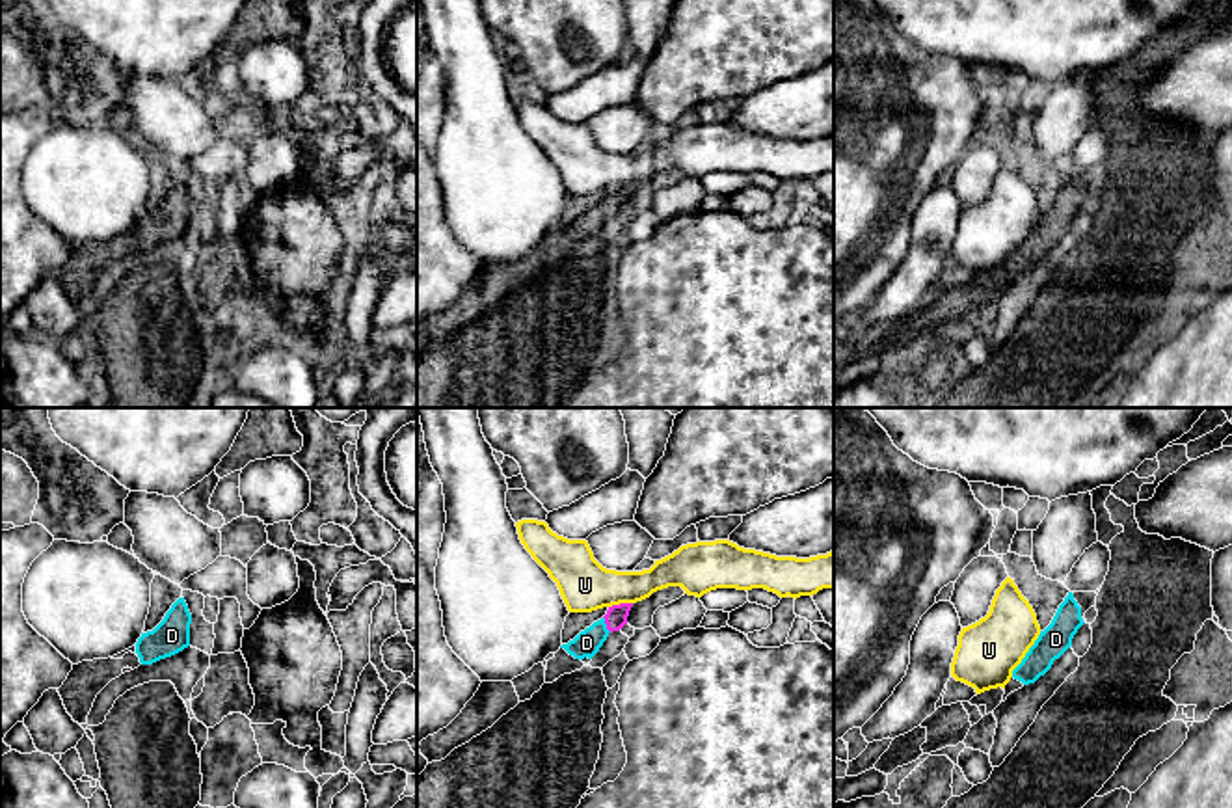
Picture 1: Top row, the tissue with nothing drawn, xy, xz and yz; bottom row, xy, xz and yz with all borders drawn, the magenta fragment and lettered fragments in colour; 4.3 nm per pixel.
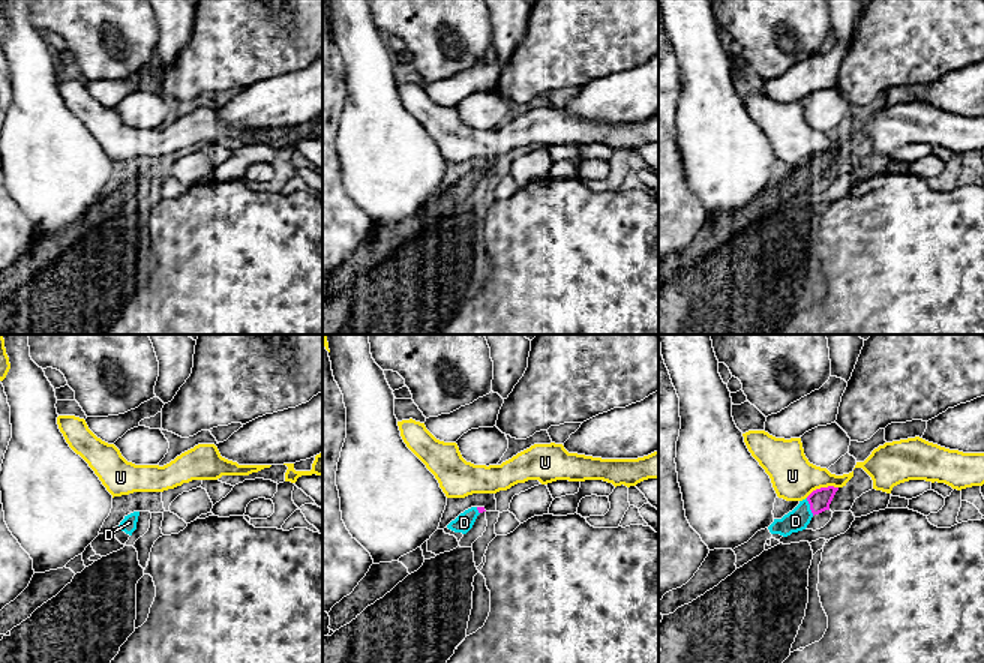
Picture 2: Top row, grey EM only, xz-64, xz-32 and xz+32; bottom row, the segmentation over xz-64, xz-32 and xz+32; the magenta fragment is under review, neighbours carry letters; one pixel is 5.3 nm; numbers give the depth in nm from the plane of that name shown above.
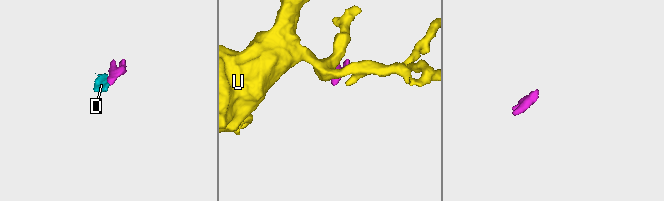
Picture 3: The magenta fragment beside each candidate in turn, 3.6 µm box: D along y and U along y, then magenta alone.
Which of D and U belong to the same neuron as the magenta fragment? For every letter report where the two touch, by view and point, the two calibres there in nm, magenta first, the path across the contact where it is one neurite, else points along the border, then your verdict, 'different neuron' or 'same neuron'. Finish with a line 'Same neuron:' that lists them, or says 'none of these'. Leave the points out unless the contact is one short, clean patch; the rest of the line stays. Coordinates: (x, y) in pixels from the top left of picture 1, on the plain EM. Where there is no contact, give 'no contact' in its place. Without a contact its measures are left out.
D: meets magenta in xz at (605, 205); 100 nm thick on the magenta side, 110 nm on the other; runs through xz (616, 200), (605, 205), (587, 226); same neuron
U: meets magenta in xz at (620, 187); 100 nm thick on the magenta side, 220 nm on the other; border along xz (631, 185), (609, 190); different neuron
Same neuron: D

